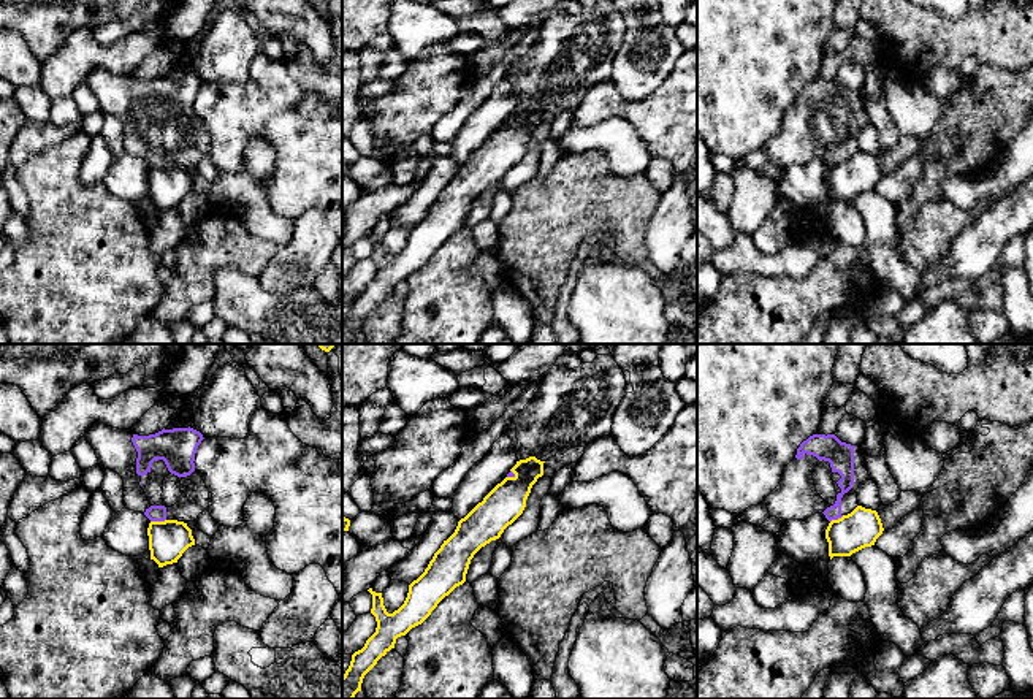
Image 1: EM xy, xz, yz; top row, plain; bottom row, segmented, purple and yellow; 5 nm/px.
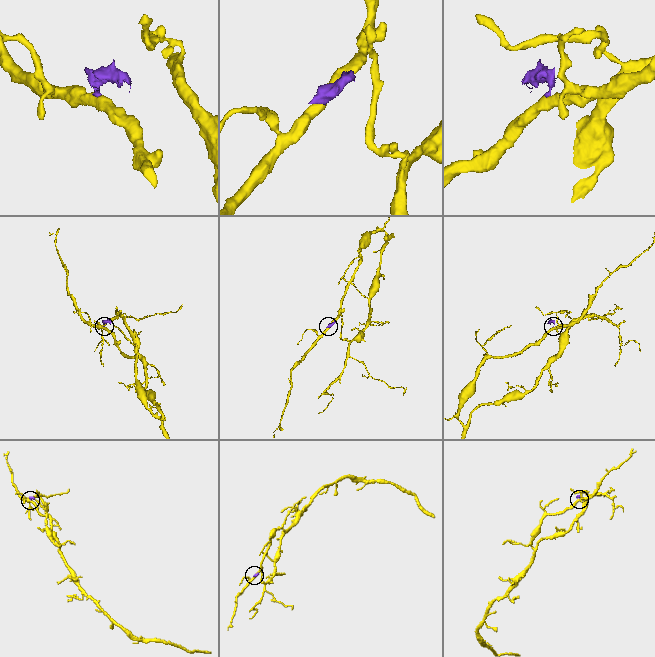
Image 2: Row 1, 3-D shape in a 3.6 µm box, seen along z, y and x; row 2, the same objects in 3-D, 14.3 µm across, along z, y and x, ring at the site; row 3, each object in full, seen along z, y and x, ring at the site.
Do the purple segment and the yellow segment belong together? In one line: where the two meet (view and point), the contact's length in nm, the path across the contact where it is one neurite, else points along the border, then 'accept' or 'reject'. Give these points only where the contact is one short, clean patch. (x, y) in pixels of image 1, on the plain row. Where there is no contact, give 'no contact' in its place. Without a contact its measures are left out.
contact xy (157, 165); length 80 nm; border xy (165, 164), (151, 167); reject

